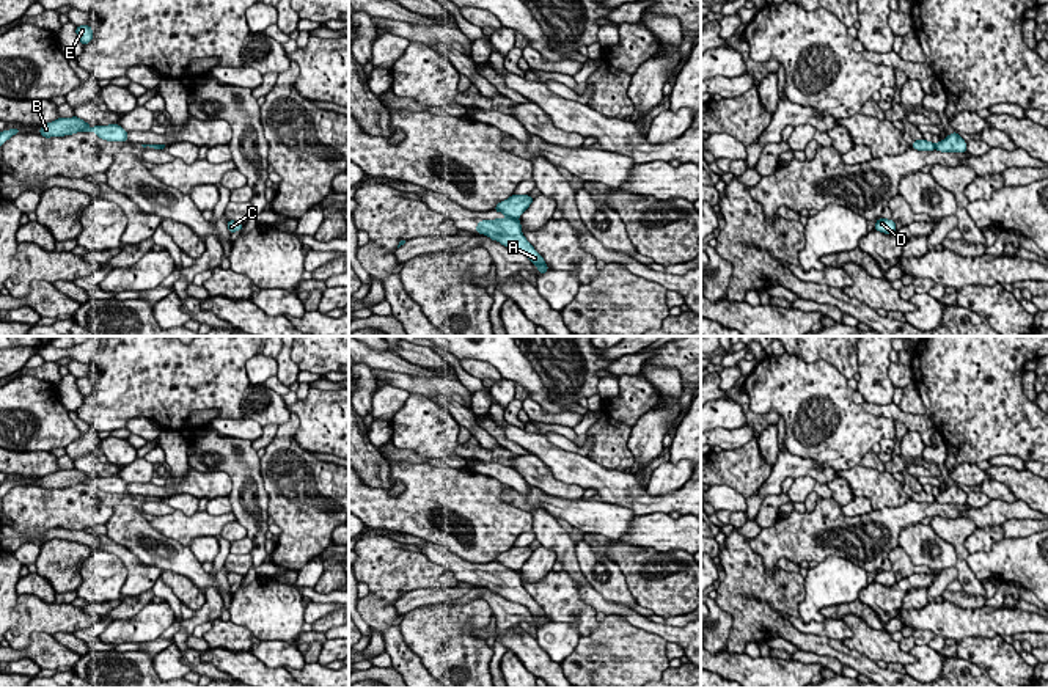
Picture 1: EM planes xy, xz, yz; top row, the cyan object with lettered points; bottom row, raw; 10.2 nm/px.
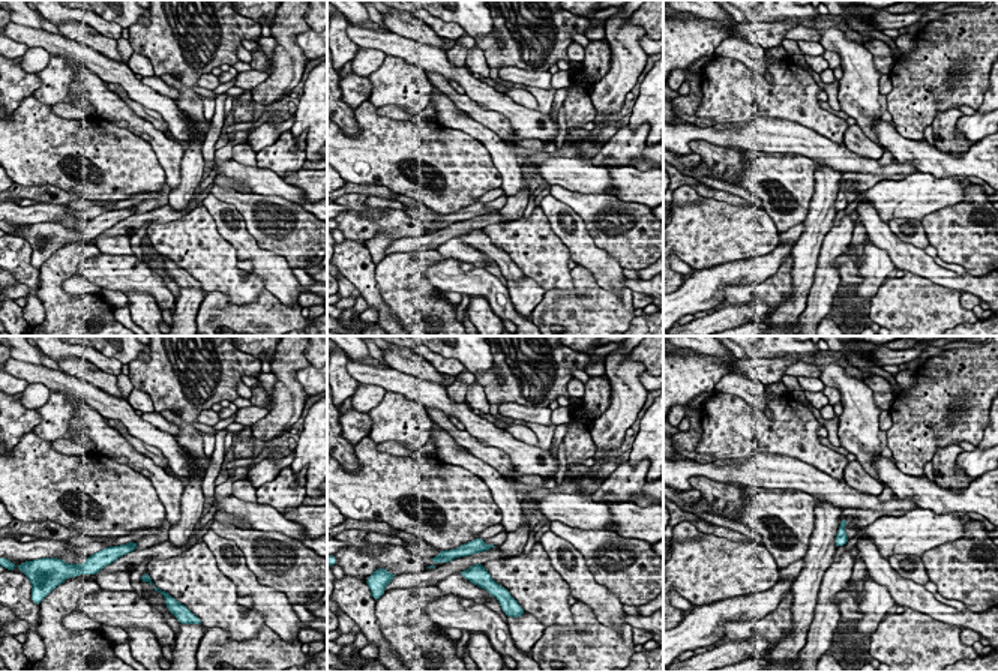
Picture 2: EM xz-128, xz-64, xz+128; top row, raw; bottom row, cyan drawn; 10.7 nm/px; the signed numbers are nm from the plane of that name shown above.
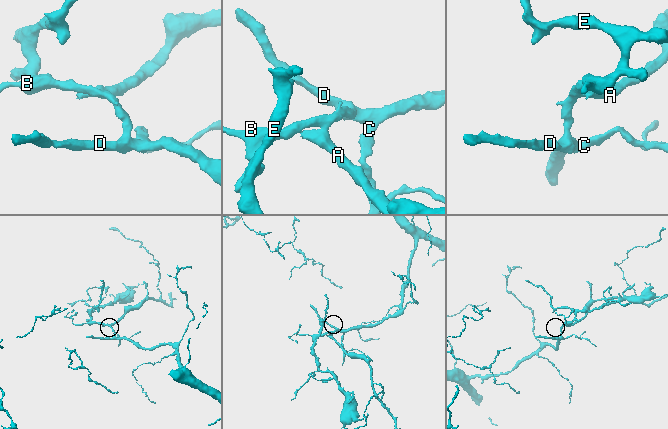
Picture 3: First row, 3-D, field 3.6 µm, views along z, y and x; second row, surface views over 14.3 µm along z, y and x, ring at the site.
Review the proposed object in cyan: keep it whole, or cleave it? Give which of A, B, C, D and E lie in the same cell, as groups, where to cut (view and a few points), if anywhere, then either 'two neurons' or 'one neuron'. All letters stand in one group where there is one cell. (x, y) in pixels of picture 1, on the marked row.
groups A / B C D E; cut xz (508, 215), (517, 220); two neurons

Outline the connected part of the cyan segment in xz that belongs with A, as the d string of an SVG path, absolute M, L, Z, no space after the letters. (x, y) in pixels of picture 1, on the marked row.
M495 218L495 220L481 220L476 225L478 234L484 234L492 240L500 242L509 250L515 250L528 256L528 259L537 267L539 273L550 270L544 258L534 250L534 247L522 234L522 225L515 218Z

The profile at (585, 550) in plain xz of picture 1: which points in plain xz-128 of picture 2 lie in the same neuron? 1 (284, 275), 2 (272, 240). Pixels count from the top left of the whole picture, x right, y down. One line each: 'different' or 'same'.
1: same
2: different

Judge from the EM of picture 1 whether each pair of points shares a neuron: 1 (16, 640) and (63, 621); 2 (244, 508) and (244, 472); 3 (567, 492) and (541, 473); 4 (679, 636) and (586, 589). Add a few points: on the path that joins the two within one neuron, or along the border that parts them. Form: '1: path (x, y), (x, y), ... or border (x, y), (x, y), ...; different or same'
1: path (27, 629), (35, 621), (52, 621); same
2: path (244, 498), (244, 481); same
3: path (561, 489), (547, 479); same
4: path (655, 629), (619, 610), (610, 610); same

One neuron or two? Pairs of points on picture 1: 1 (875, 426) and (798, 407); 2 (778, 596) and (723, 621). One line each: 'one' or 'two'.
1: one
2: two

